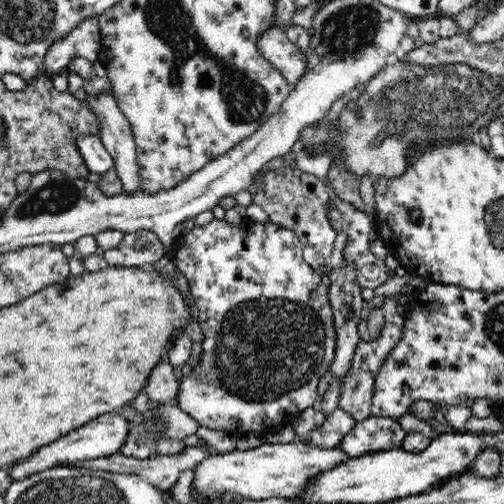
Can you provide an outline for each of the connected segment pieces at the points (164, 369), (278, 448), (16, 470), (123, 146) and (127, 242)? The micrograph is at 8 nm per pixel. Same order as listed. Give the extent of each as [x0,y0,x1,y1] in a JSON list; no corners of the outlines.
[[145,362,179,403],[191,440,350,499],[8,413,129,481],[88,92,141,193],[104,230,164,267]]

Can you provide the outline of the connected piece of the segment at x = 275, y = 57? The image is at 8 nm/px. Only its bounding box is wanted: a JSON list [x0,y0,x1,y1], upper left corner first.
[257,24,309,88]

